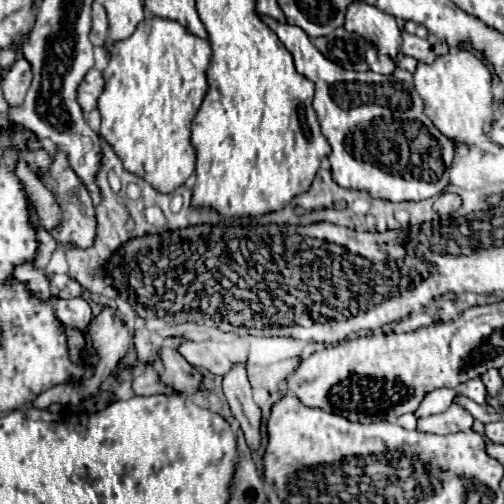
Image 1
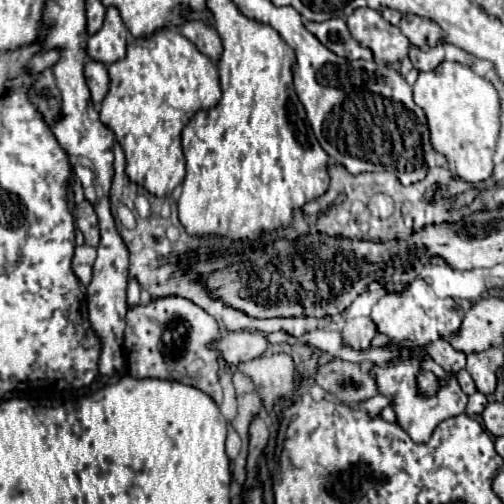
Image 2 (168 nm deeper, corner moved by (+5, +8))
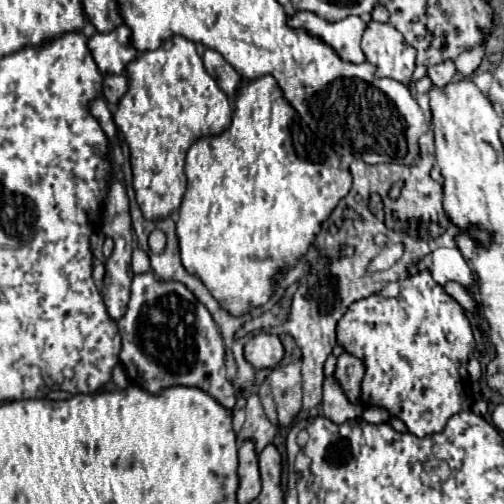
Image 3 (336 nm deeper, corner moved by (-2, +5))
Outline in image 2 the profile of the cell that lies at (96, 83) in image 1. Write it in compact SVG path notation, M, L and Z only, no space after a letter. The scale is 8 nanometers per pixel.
M89 60L85 64L85 82L91 90L91 98L93 102L99 106L101 100L105 98L105 92L109 90L109 74L107 74L107 66L95 60Z

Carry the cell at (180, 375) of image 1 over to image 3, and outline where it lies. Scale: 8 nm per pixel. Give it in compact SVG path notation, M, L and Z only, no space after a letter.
M152 273L136 275L132 299L124 319L118 323L122 337L120 363L132 385L150 393L172 385L188 385L206 391L222 407L234 409L236 391L226 377L226 347L220 327L210 311L178 281L160 281Z

